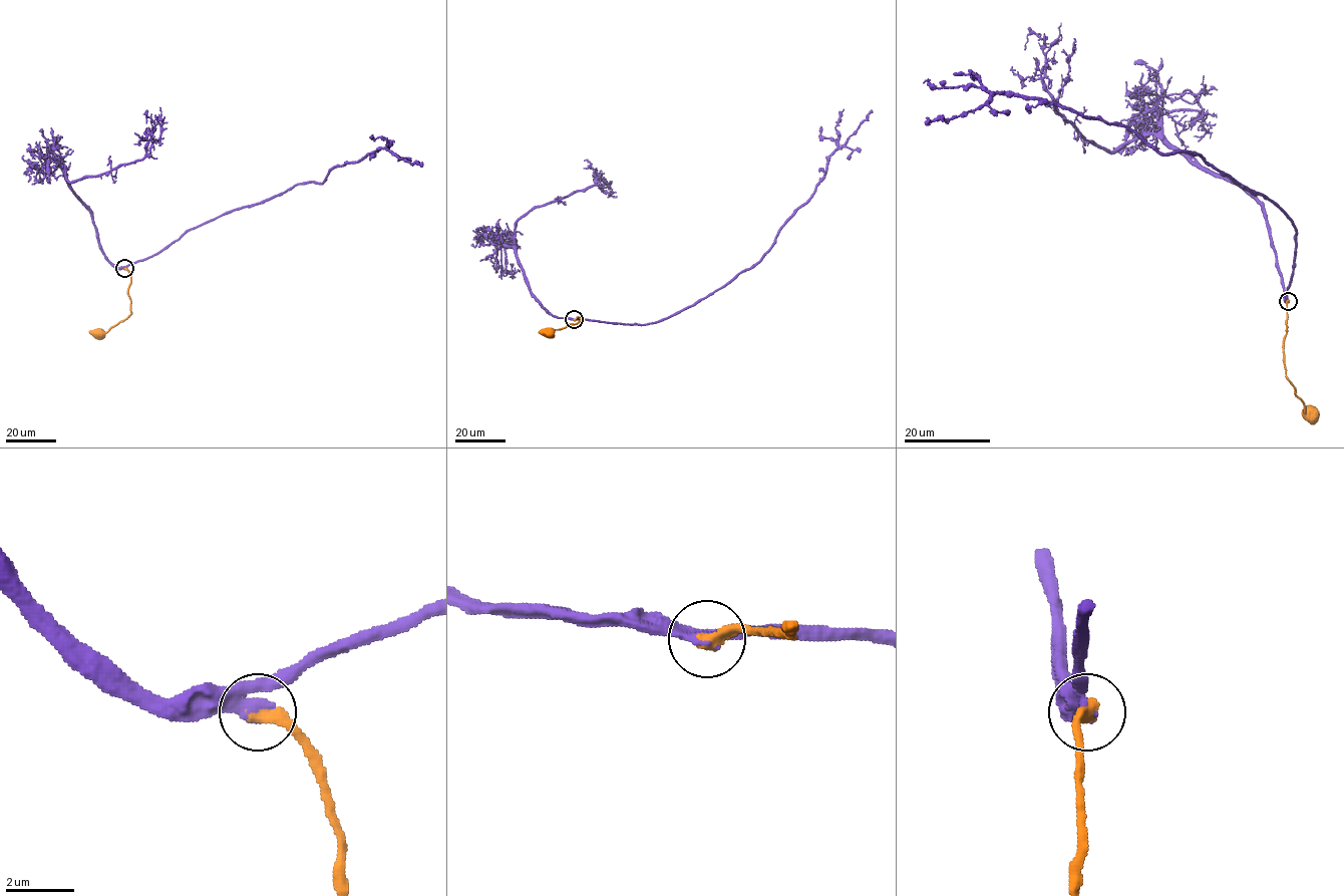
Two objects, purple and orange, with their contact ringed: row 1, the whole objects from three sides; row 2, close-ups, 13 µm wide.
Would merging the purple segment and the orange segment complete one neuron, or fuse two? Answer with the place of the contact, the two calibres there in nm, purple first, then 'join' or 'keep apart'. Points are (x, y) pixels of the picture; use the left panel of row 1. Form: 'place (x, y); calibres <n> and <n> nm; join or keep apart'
place (124, 268); calibres 280 and 500 nm; join

